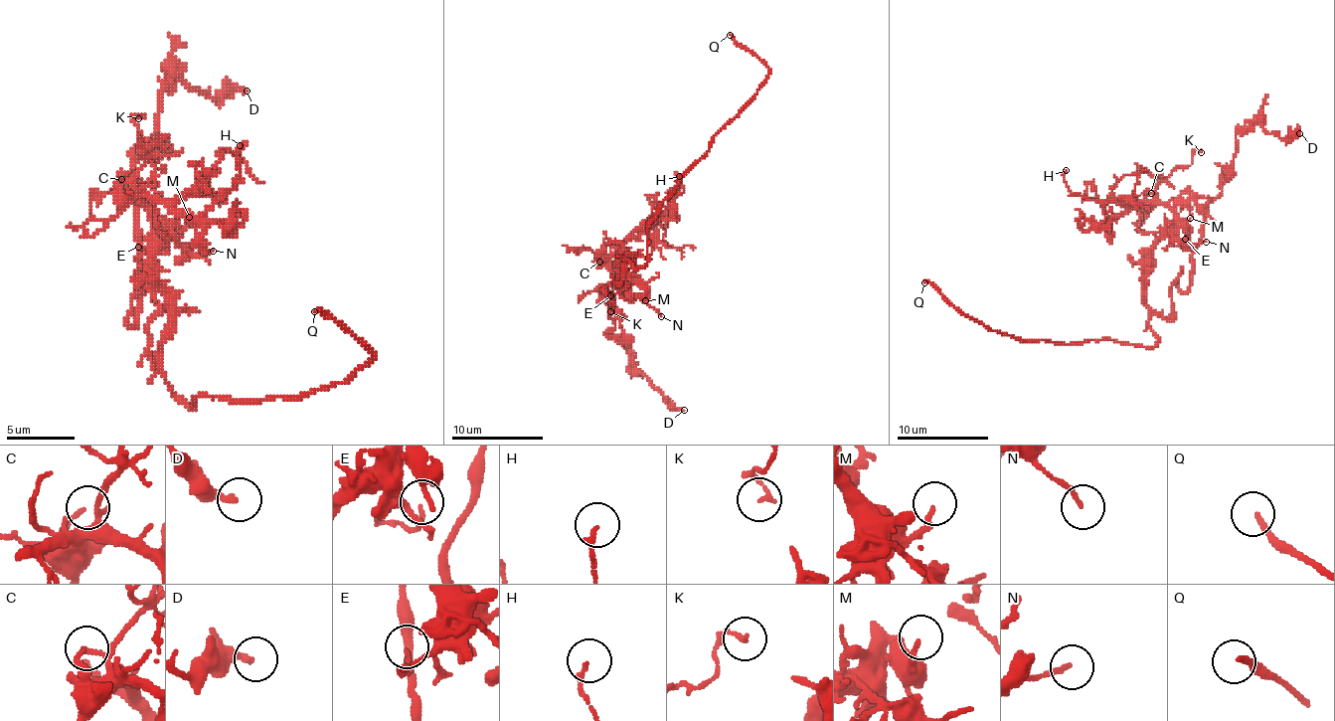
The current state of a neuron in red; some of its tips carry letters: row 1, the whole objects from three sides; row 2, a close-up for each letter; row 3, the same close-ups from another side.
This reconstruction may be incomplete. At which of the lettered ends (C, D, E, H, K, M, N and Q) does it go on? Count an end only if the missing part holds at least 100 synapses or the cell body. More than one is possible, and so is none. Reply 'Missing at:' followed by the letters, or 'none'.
Missing at: Q

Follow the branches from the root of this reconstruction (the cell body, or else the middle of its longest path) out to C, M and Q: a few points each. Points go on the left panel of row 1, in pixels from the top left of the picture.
C: (155, 362), (169, 332), (169, 287), (155, 261), (155, 217), (138, 196), (121, 193), (121, 179)
M: (155, 362), (169, 332), (169, 287), (158, 277), (155, 244), (189, 217)
Q: (155, 362), (189, 407), (196, 396), (240, 403), (308, 396), (345, 383), (372, 356), (314, 311)

